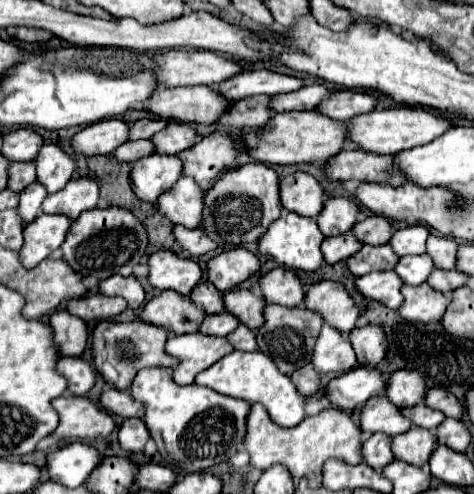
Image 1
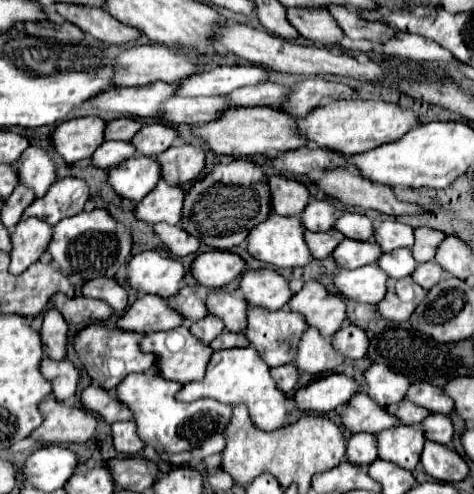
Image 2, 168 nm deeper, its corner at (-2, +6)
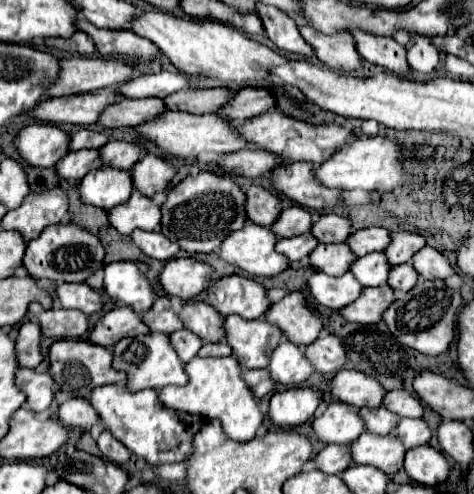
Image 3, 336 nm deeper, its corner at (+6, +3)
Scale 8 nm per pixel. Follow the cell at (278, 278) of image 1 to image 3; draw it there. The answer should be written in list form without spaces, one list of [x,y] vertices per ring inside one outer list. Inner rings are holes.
[[[224,276],[222,280],[214,282],[208,288],[206,298],[222,316],[238,314],[248,320],[262,318],[268,308],[270,300],[266,296],[266,288],[252,278],[246,276]]]

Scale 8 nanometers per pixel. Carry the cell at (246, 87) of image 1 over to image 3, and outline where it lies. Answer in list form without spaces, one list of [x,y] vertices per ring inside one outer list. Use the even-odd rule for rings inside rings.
[[[160,72],[160,74],[142,74],[128,84],[120,86],[124,98],[164,98],[172,92],[190,88],[190,76],[180,72]]]

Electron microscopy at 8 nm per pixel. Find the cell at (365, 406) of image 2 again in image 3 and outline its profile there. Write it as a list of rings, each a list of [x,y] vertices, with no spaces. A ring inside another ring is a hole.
[[[340,402],[328,404],[324,414],[312,422],[316,436],[326,444],[352,444],[364,432],[356,408]]]

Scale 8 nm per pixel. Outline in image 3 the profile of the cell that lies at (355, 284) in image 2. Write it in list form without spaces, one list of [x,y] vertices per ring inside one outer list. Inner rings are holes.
[[[316,272],[308,280],[308,288],[310,288],[312,296],[322,306],[336,308],[336,310],[352,304],[360,296],[360,292],[364,290],[364,286],[356,280],[356,276],[352,276],[352,272],[346,272],[340,278],[332,278],[322,272]]]

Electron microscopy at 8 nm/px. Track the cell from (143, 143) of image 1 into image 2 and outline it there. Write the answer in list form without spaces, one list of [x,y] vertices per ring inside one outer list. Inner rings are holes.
[[[104,141],[90,157],[90,163],[98,169],[108,169],[112,165],[118,165],[120,161],[126,161],[136,153],[134,145],[130,141]]]

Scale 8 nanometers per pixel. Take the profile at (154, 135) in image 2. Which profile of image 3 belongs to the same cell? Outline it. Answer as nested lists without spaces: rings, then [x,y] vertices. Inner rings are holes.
[[[110,140],[106,146],[100,148],[104,164],[120,170],[130,170],[144,152],[146,148],[140,142],[126,142],[126,140]]]

